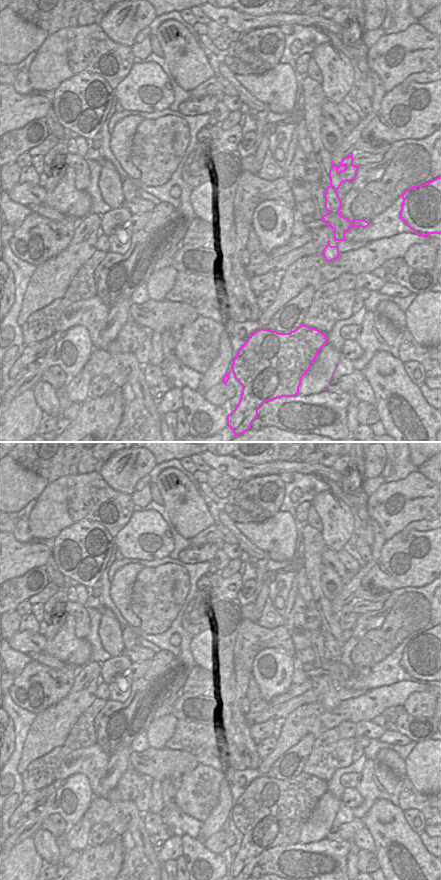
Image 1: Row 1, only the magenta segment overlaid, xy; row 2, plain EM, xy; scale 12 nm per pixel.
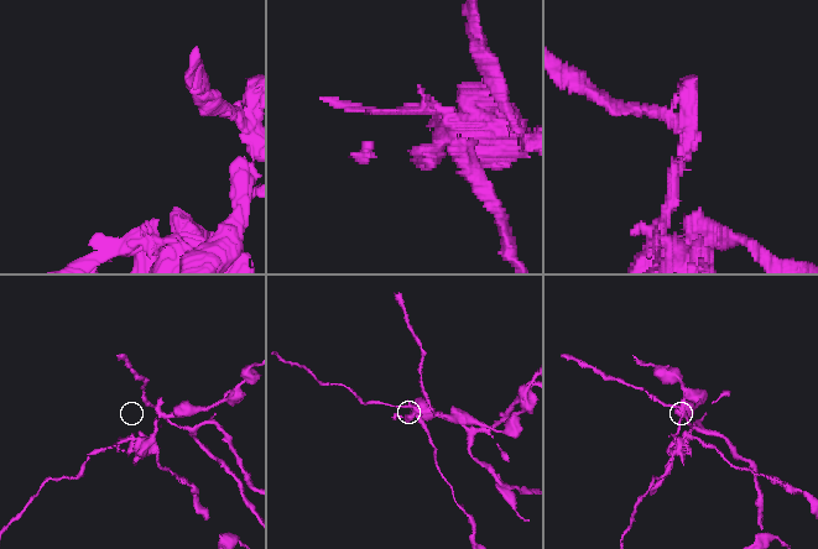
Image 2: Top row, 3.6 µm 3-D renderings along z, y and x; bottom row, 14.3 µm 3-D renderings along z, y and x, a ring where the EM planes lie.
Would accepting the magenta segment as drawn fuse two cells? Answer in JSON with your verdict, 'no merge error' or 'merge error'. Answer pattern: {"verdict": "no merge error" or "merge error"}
{"verdict": "merge error"}

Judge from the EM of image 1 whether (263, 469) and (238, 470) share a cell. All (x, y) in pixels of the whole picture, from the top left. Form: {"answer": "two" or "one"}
{"answer": "one"}

